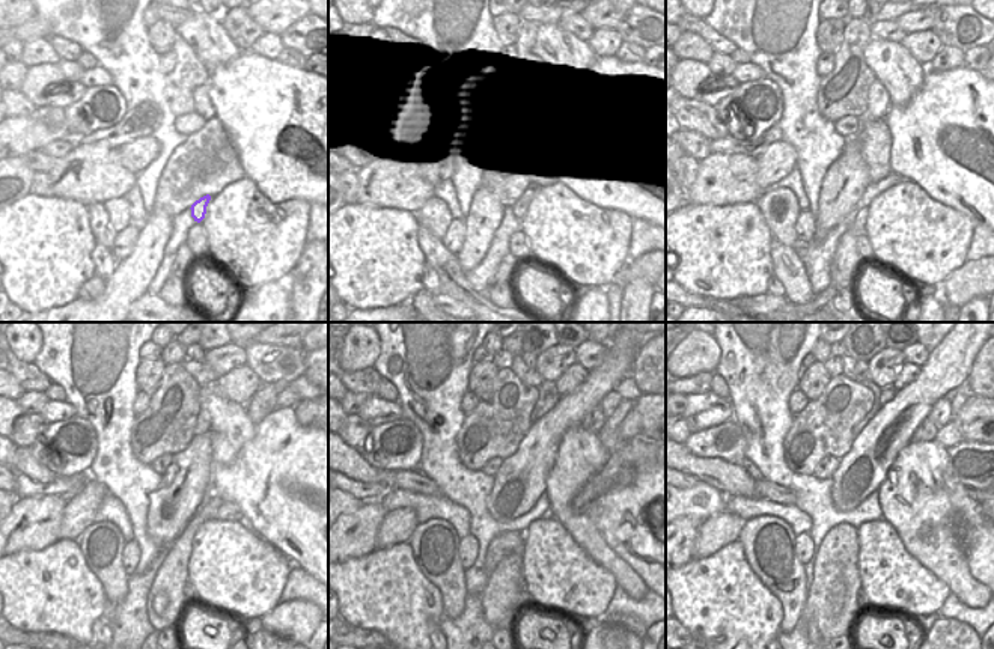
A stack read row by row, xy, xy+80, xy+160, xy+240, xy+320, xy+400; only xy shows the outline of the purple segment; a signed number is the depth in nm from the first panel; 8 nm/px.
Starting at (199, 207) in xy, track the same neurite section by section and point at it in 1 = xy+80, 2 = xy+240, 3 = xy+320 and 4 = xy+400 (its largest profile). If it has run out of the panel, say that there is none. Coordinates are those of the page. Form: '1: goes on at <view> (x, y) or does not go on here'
1: goes on at xy+80 (542, 190)
2: goes on at xy+240 (213, 508)
3: goes on at xy+320 (633, 457)
4: goes on at xy+400 (972, 463)

